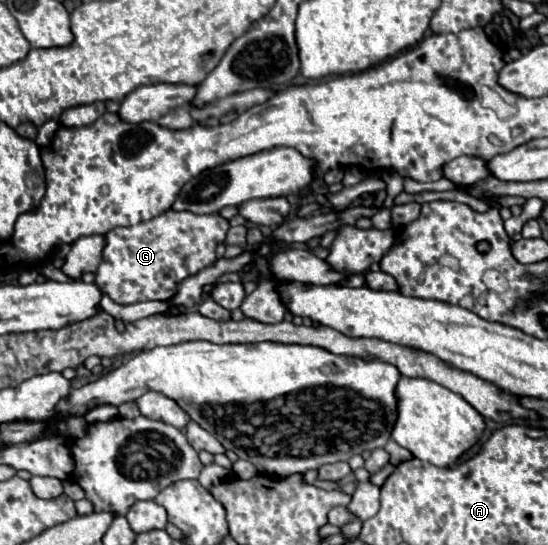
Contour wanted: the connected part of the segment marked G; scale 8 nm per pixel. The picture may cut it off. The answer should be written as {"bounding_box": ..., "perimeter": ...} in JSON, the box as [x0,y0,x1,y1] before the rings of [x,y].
{"bounding_box":[96,210,228,304],"perimeter":[[[168,210],[148,222],[110,230],[104,240],[102,262],[96,270],[96,284],[118,304],[140,300],[168,300],[180,280],[200,272],[216,260],[216,246],[226,240],[228,224],[218,214],[194,214]]]}

